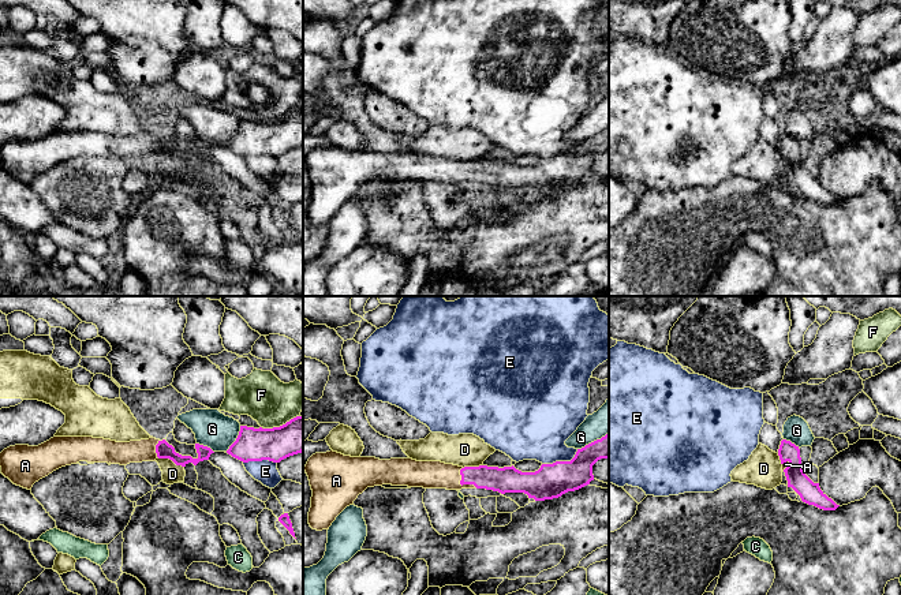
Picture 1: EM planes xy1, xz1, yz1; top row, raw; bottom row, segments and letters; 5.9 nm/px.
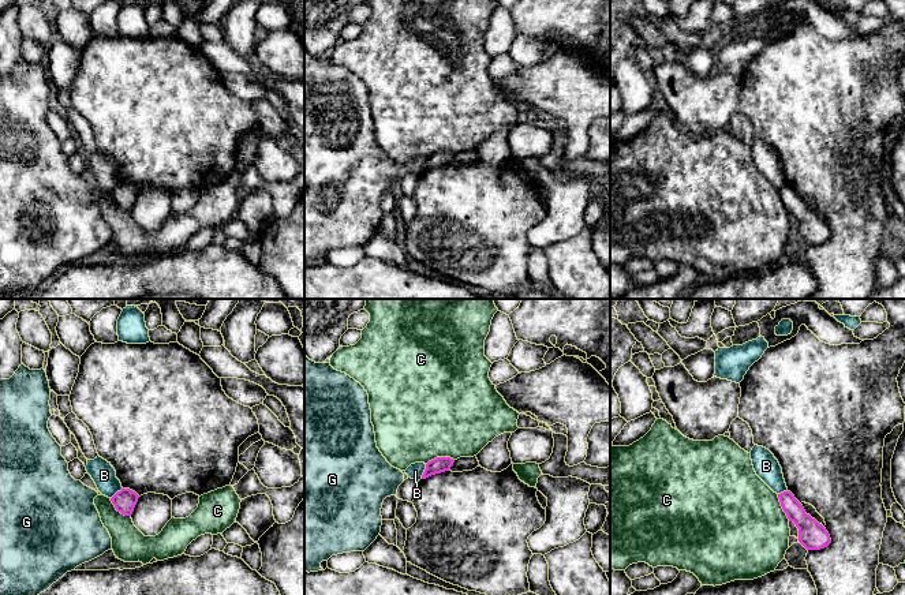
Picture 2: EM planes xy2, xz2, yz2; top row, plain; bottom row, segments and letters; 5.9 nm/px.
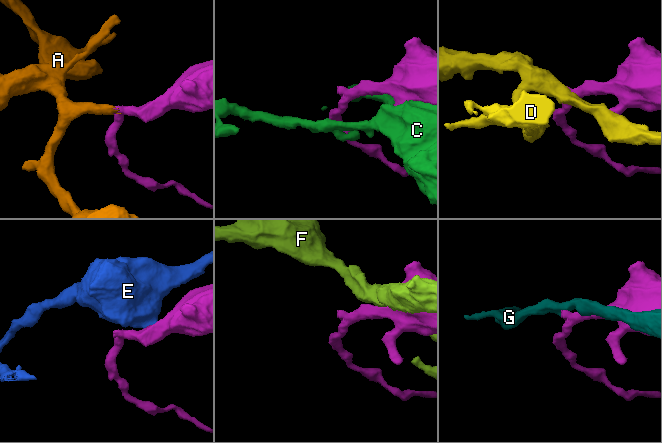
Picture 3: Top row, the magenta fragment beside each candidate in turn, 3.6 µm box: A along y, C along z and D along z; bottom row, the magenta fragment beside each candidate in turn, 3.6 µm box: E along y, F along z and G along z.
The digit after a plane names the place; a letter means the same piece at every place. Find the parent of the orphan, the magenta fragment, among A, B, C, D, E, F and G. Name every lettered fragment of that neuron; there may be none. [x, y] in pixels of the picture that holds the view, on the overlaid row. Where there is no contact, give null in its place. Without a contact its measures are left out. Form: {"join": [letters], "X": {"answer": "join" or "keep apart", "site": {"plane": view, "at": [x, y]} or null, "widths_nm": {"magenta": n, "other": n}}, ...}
{"join": ["A"], "A": {"answer": "join", "site": {"plane": "xz1", "at": [460, 483]}, "widths_nm": {"magenta": 140, "other": 160}}, "B": {"answer": "keep apart", "site": {"plane": "xz2", "at": [425, 471]}, "widths_nm": {"magenta": 90, "other": 90}}, "C": {"answer": "keep apart", "site": {"plane": "xz2", "at": [440, 457]}, "widths_nm": {"magenta": 90, "other": 500}}, "D": {"answer": "keep apart", "site": {"plane": "xy1", "at": [171, 459]}, "widths_nm": {"magenta": 100, "other": 110}}, "E": {"answer": "keep apart", "site": {"plane": "xz1", "at": [561, 461]}, "widths_nm": {"magenta": 200, "other": 380}}, "F": {"answer": "keep apart", "site": {"plane": "xy1", "at": [280, 426]}, "widths_nm": {"magenta": 200, "other": 280}}, "G": {"answer": "keep apart", "site": {"plane": "xy1", "at": [236, 440]}, "widths_nm": {"magenta": 200, "other": 220}}}

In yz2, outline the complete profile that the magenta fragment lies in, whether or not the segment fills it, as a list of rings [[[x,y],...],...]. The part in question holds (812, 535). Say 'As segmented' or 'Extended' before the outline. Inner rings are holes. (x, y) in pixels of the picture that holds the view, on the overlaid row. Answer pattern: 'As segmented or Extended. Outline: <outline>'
As segmented. Outline: [[[790,491],[778,494],[778,498],[789,521],[793,521],[799,528],[799,542],[807,550],[820,550],[831,543],[826,528],[805,513],[803,505]]]

